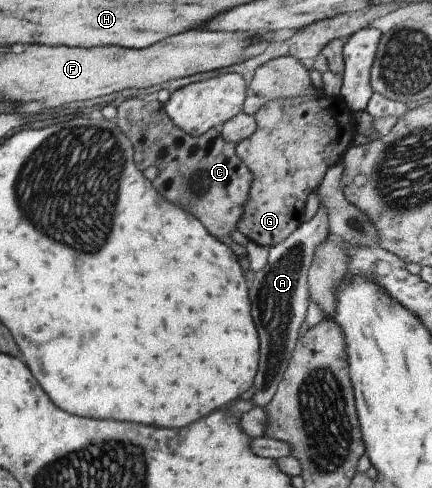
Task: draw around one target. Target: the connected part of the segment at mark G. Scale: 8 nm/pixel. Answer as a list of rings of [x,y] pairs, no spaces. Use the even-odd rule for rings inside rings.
[[[341,96],[296,97],[291,99],[267,100],[253,116],[257,129],[249,139],[236,144],[236,154],[252,173],[248,198],[236,228],[248,240],[260,246],[274,246],[284,242],[303,222],[302,214],[308,195],[322,182],[328,168],[338,163],[346,154],[355,137],[354,111],[350,110]]]

